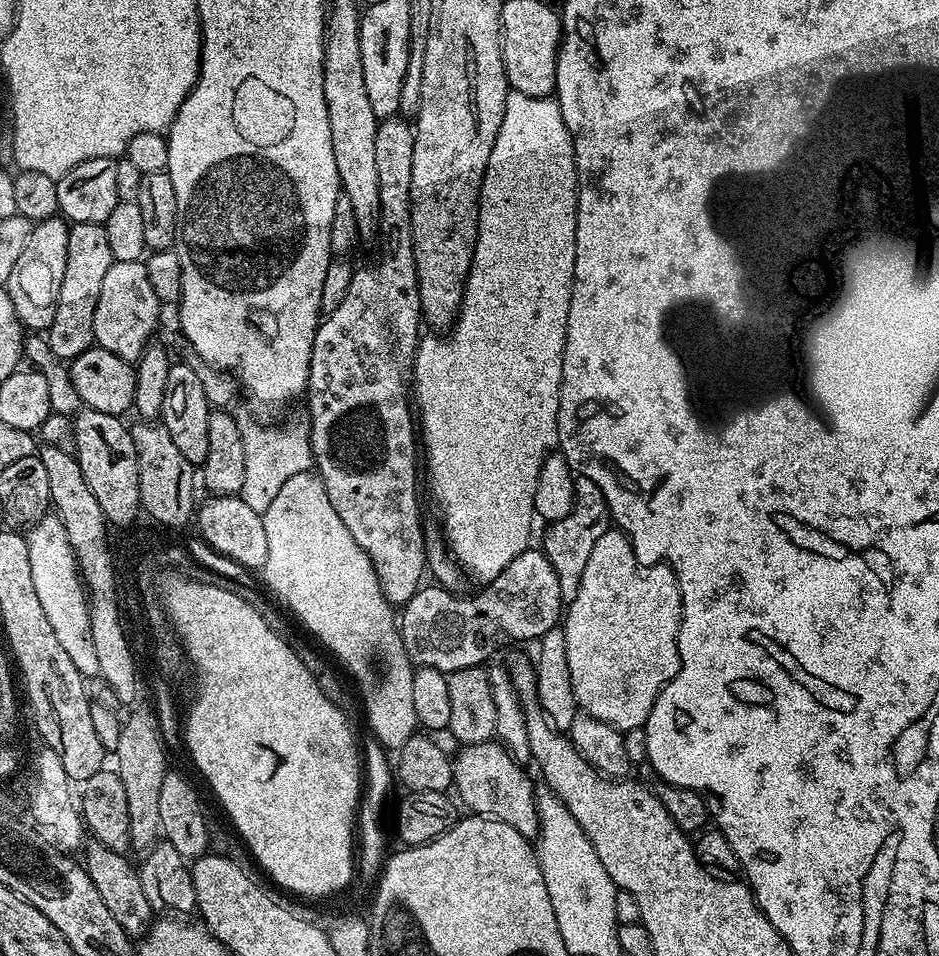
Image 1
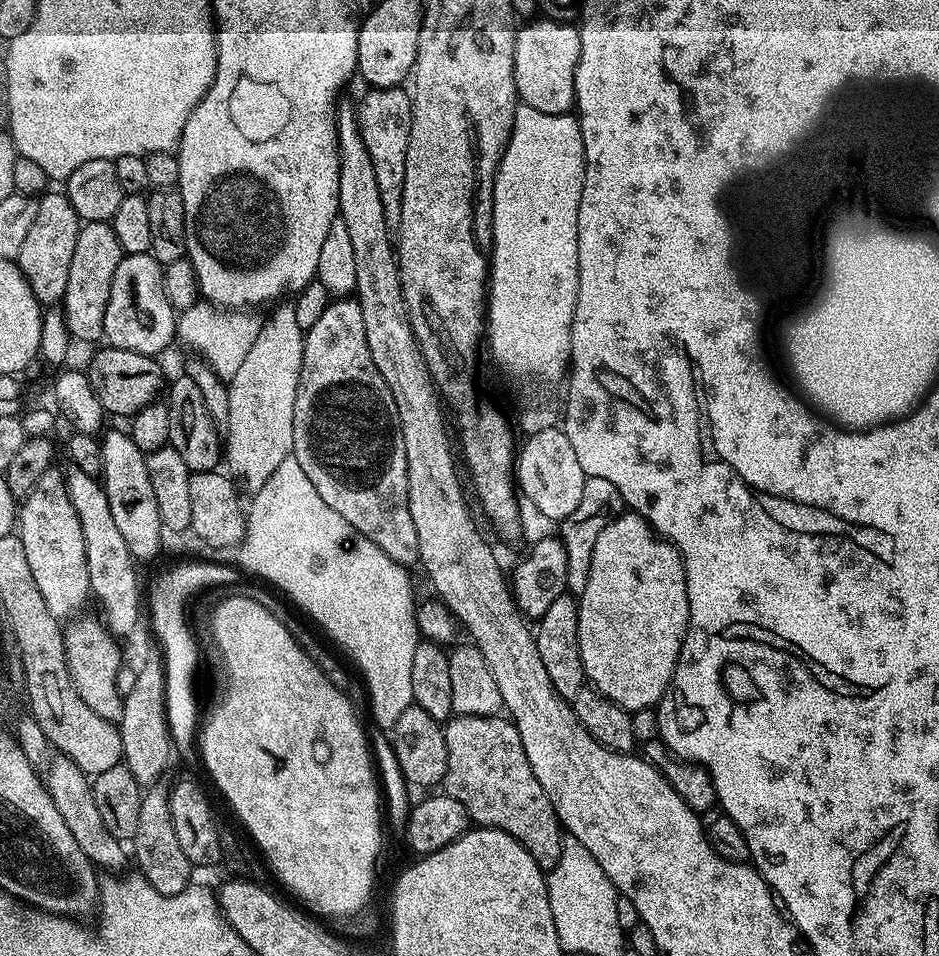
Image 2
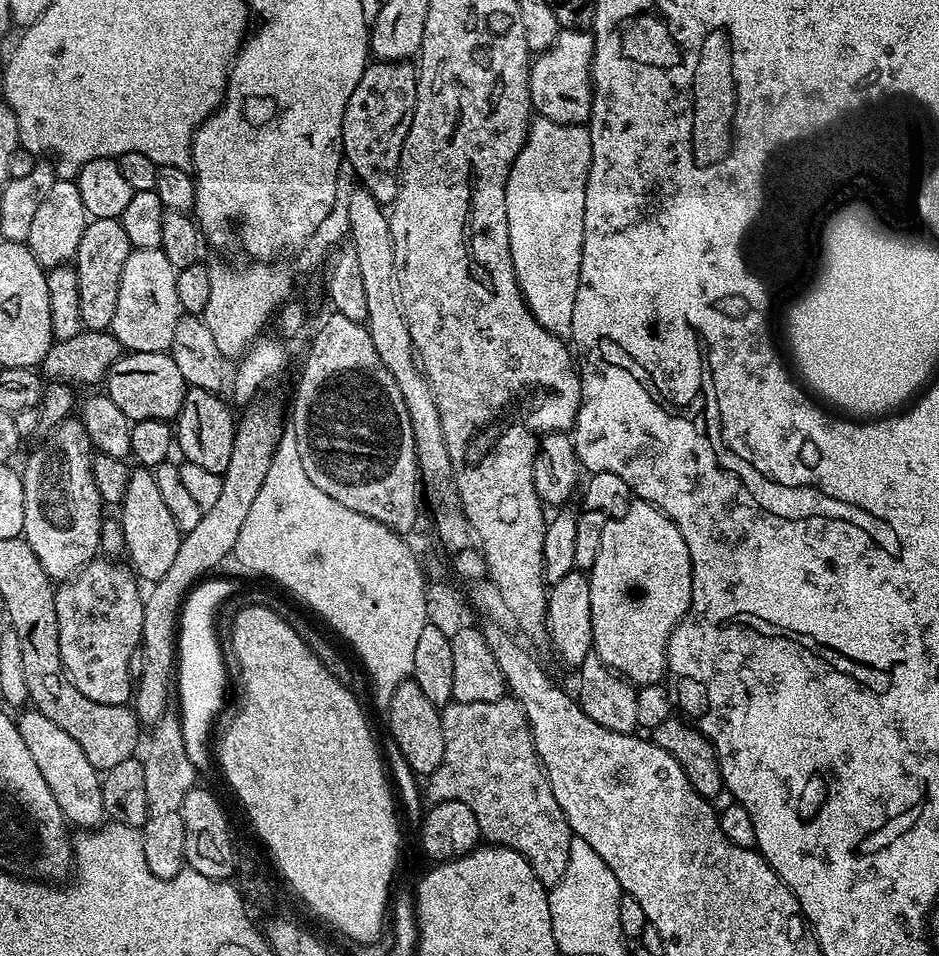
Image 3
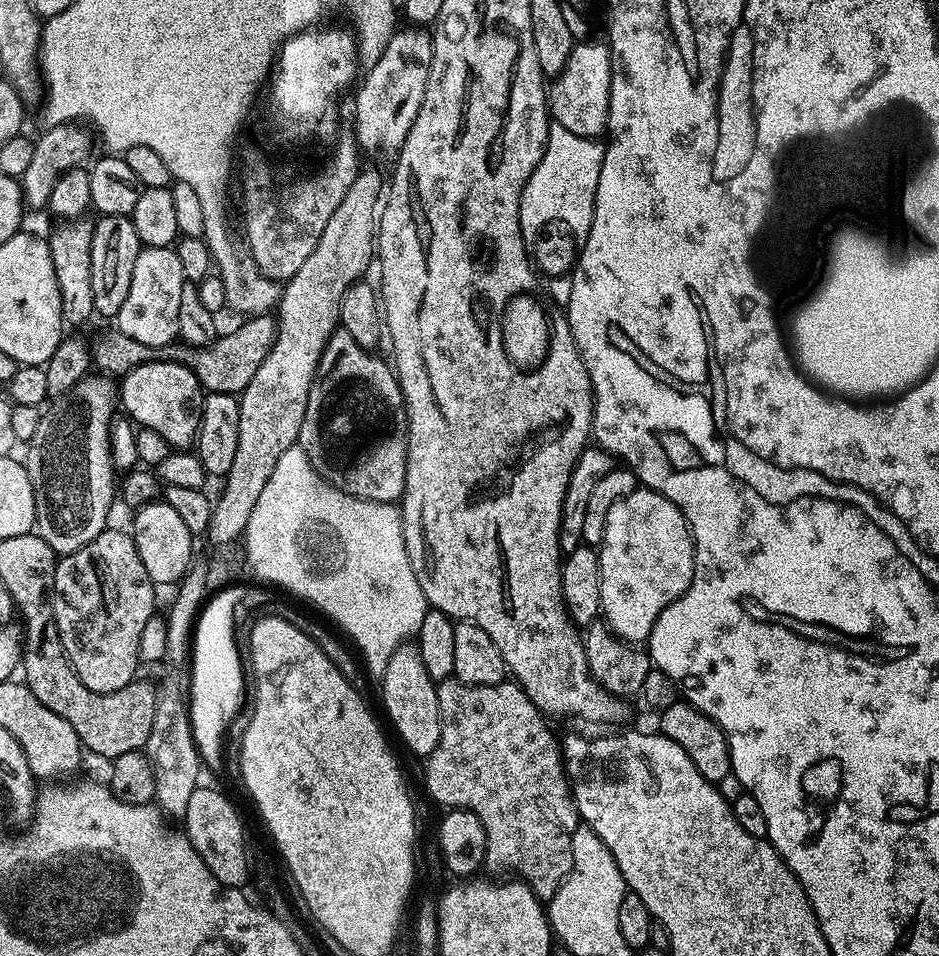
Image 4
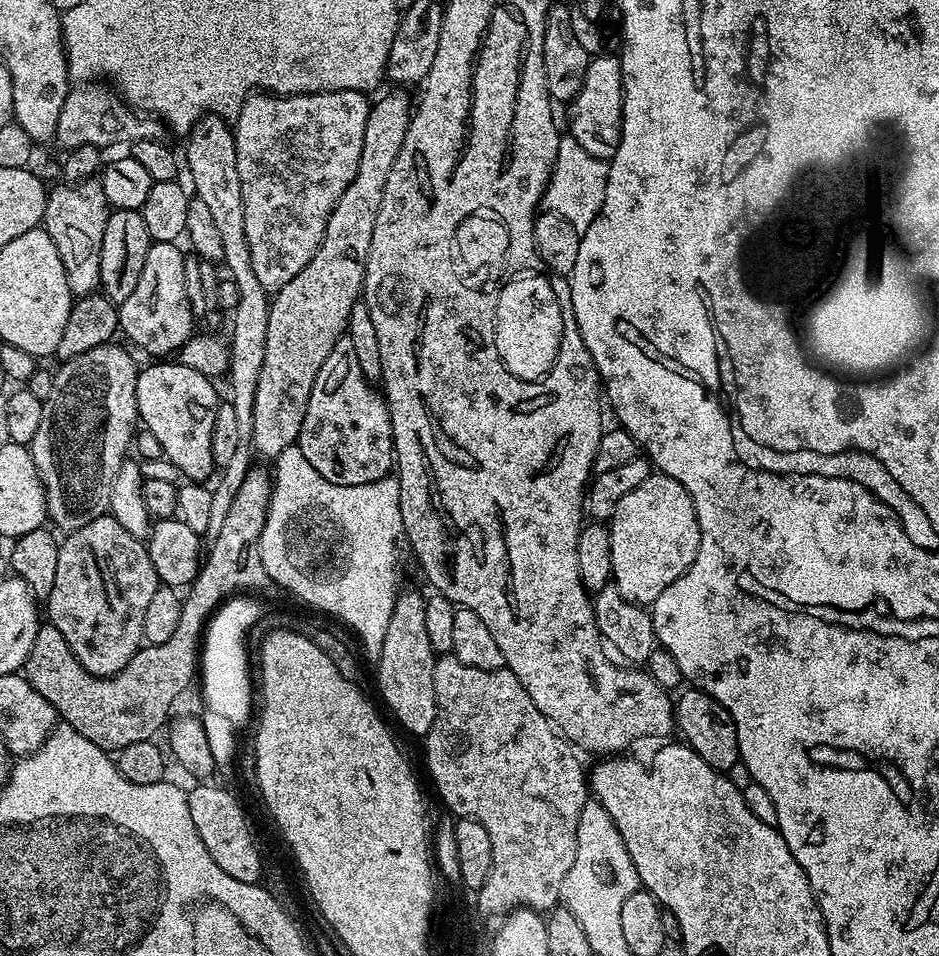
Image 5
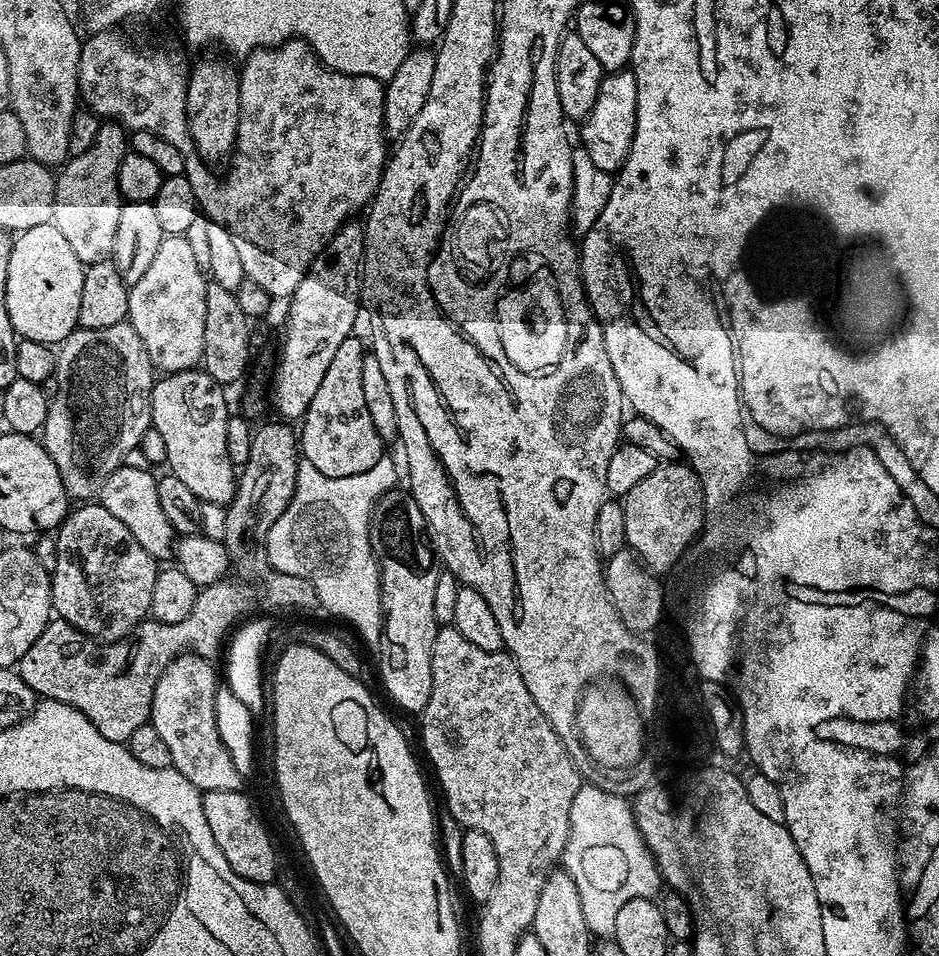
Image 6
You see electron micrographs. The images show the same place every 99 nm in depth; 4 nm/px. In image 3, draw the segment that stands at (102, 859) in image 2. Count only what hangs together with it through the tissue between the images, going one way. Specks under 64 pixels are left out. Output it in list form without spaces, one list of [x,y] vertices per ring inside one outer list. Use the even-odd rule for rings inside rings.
[[[35,710],[20,713],[16,728],[22,734],[22,742],[26,742],[30,749],[34,762],[38,762],[38,770],[42,770],[42,778],[46,778],[46,786],[50,786],[50,794],[54,794],[54,802],[58,802],[65,821],[72,826],[77,824],[80,830],[101,827],[106,820],[100,785],[102,776],[94,766],[90,766],[86,754],[82,754],[82,746],[78,746],[62,726],[54,726],[46,714]]]

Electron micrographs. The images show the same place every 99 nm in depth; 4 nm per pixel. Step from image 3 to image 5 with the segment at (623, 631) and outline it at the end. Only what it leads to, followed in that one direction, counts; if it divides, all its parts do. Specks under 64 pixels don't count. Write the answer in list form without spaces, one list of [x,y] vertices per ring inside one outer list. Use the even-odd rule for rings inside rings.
[[[653,471],[646,482],[634,486],[614,510],[608,524],[612,579],[630,602],[650,606],[678,578],[688,573],[700,549],[698,514],[684,486],[665,472]]]

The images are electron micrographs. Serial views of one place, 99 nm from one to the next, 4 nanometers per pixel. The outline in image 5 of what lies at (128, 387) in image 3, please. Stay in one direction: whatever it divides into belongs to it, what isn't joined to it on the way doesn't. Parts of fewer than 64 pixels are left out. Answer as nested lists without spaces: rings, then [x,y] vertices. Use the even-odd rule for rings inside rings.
[[[152,362],[149,368],[141,367],[136,373],[136,414],[139,423],[147,432],[154,434],[154,438],[158,438],[158,446],[162,446],[164,459],[172,462],[179,475],[188,482],[207,481],[207,476],[216,468],[210,440],[214,438],[214,418],[220,409],[222,397],[216,393],[215,386],[217,385],[211,379],[198,370],[179,362]]]

